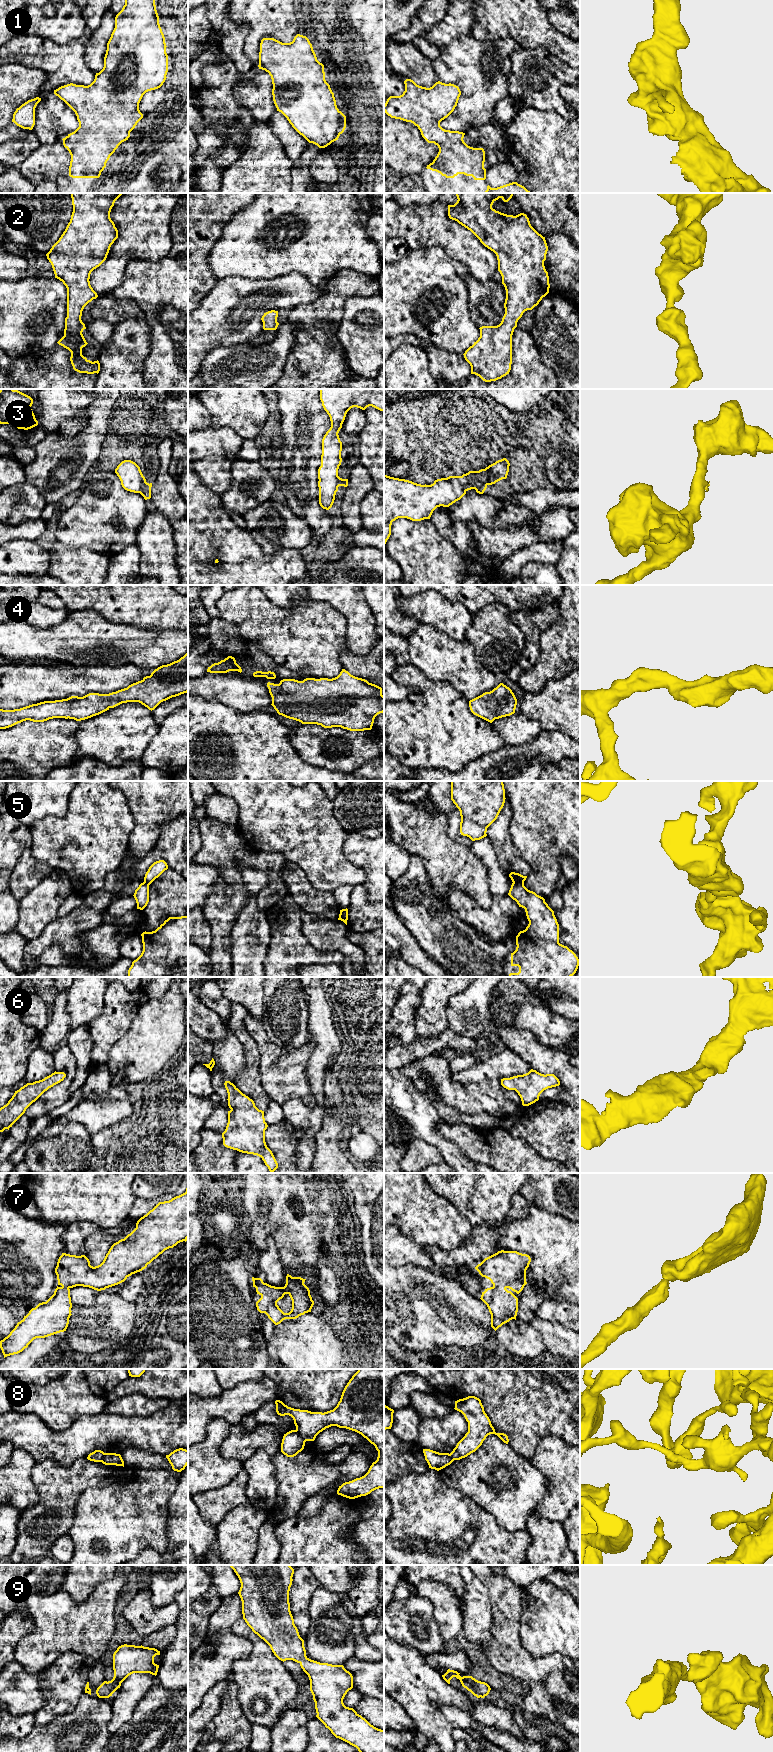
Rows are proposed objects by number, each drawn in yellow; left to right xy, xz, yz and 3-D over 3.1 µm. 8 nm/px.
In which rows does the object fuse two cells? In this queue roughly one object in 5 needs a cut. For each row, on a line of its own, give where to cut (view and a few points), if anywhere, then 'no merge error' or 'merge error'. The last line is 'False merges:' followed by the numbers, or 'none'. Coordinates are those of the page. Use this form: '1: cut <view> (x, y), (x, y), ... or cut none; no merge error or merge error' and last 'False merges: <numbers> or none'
1: cut none; no merge error
2: cut none; no merge error
3: cut none; no merge error
4: cut none; no merge error
5: cut yz (513, 881), (523, 883); merge error
6: cut none; no merge error
7: cut none; no merge error
8: cut none; no merge error
9: cut none; no merge error
False merges: 5

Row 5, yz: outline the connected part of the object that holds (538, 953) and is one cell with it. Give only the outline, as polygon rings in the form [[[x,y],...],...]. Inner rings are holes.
[[[512,883],[508,895],[525,909],[529,921],[525,930],[516,936],[516,950],[511,953],[511,966],[518,966],[518,973],[509,977],[572,977],[579,966],[576,954],[567,946],[559,943],[559,924],[554,911],[545,899],[528,890],[524,883]]]

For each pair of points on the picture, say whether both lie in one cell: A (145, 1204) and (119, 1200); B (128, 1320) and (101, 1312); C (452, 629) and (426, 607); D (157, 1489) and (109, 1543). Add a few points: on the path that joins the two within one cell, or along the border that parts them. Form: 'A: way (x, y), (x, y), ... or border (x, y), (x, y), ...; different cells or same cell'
A: border (137, 1198), (128, 1216), (122, 1222); different cells
B: way (121, 1313), (108, 1312); same cell
C: way (446, 623), (432, 610); same cell
D: way (144, 1502), (116, 1530); same cell

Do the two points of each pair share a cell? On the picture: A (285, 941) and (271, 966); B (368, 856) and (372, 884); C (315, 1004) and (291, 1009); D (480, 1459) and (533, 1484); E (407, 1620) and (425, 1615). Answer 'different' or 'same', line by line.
A: same
B: same
C: different
D: same
E: same

